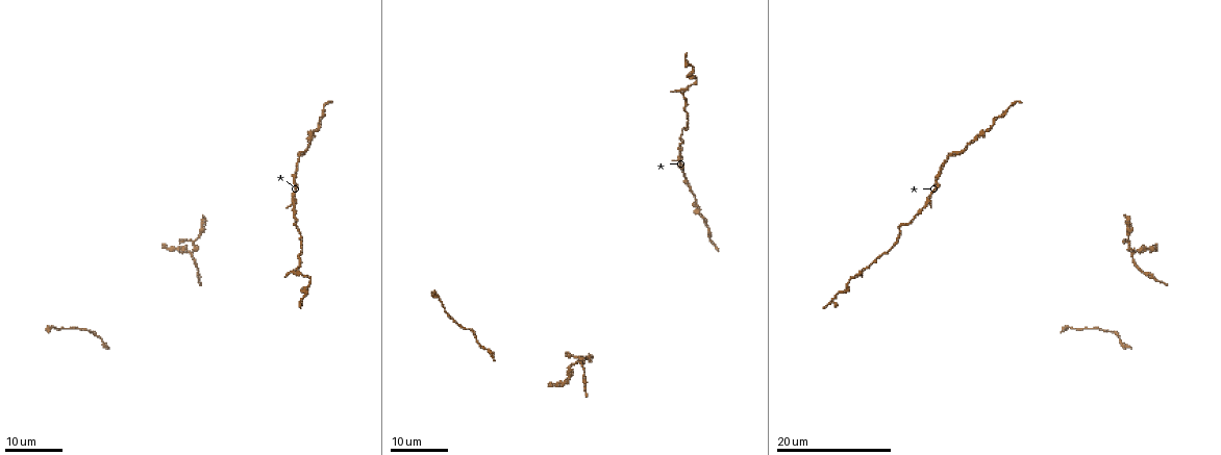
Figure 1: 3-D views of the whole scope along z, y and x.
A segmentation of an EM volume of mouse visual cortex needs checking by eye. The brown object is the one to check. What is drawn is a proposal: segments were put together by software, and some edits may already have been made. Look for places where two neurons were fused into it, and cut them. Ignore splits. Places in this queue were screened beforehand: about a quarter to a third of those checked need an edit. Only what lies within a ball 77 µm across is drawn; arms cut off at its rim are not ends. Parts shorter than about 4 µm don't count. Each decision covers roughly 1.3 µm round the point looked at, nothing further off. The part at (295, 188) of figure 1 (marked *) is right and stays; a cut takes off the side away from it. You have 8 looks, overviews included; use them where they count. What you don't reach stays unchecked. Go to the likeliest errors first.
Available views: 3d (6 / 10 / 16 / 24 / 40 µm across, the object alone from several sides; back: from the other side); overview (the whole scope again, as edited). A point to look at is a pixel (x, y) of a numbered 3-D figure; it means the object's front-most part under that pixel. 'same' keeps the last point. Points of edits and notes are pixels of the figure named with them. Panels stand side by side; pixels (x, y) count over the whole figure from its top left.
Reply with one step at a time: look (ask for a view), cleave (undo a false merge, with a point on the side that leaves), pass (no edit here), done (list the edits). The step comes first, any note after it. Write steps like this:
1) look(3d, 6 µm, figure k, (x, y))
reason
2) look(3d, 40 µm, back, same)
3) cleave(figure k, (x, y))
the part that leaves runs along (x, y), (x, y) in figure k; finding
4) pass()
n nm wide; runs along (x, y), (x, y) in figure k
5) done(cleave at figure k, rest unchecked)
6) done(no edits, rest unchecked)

look(3d, 24 µm, figure 1, (190, 253))
three arms meet

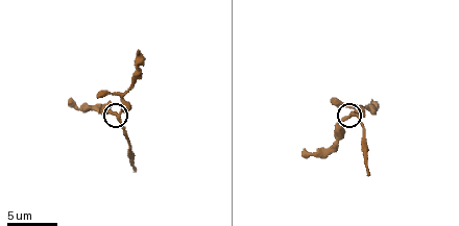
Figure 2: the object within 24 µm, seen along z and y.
look(3d, 10 µm, figure 2, (117, 115))

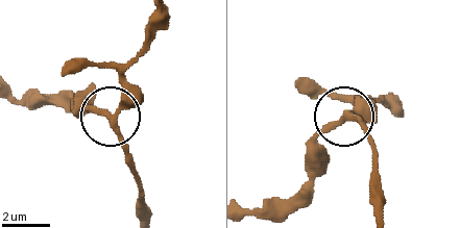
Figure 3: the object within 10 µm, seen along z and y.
pass()
one neuron here

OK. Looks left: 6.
look(3d, 16 µm, figure 1, (984, 136))
arms part here

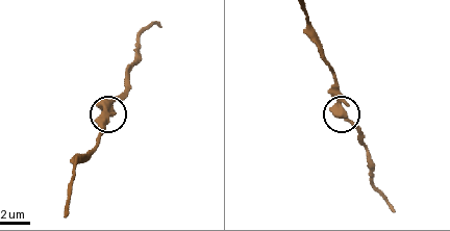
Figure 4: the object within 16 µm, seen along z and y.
look(3d, 6 µm, figure 4, (338, 113))
zoom in

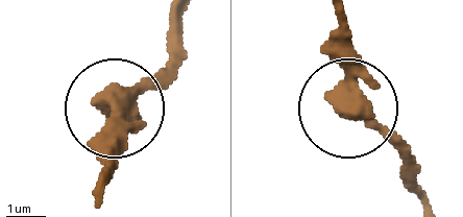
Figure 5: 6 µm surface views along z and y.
pass()
360 nm wide; runs along (338, 15), (350, 104), (414, 170) in figure 5; all the same neuron

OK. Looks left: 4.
look(3d, 24 µm, figure 1, (294, 202))
branch point

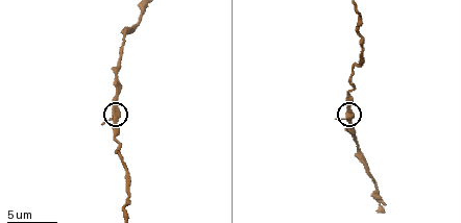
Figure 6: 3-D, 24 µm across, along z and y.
look(3d, 6 µm, figure 6, (114, 114))

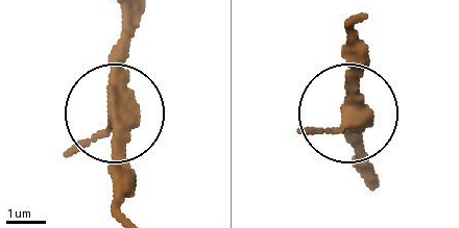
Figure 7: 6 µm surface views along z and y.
pass()
360 nm wide; runs along (125, 27), (116, 190) in figure 7; continuous, no second neuron

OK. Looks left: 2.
look(3d, 10 µm, figure 6, (369, 169))
thick turns thin

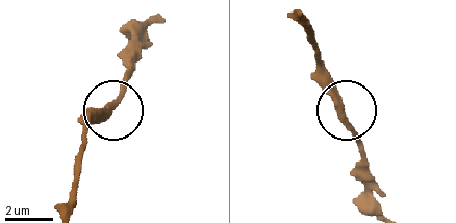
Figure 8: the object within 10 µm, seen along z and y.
pass()
runs along (68, 208), (81, 137), (131, 73) in figure 8; one neuron here

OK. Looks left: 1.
done(no edits, rest unchecked)

